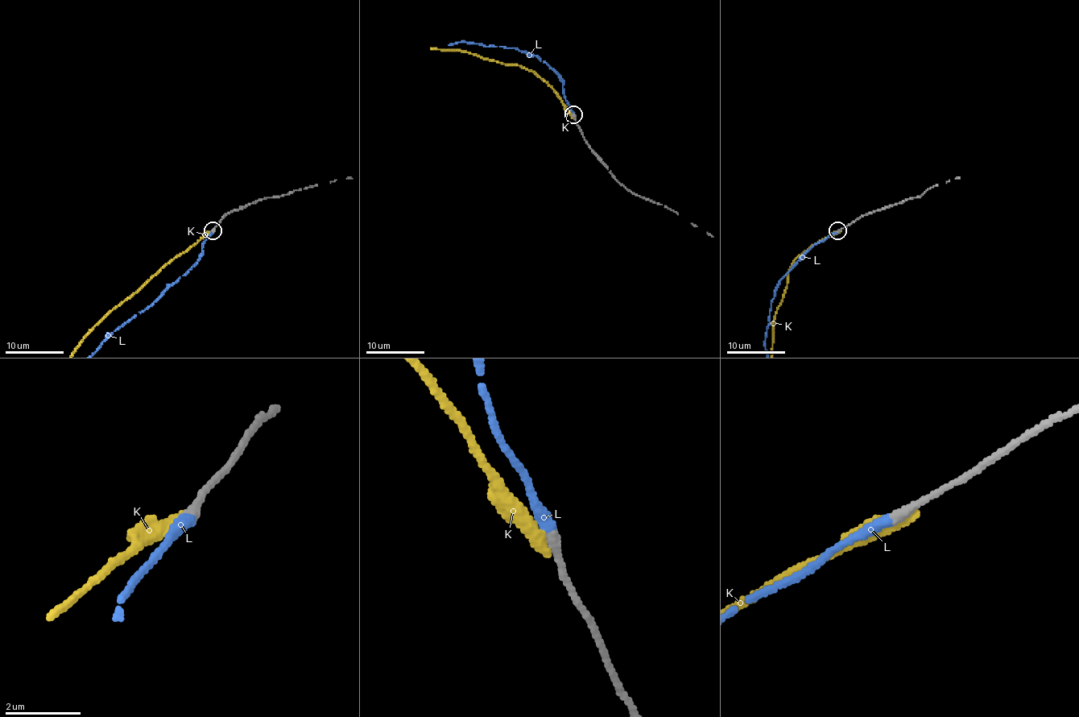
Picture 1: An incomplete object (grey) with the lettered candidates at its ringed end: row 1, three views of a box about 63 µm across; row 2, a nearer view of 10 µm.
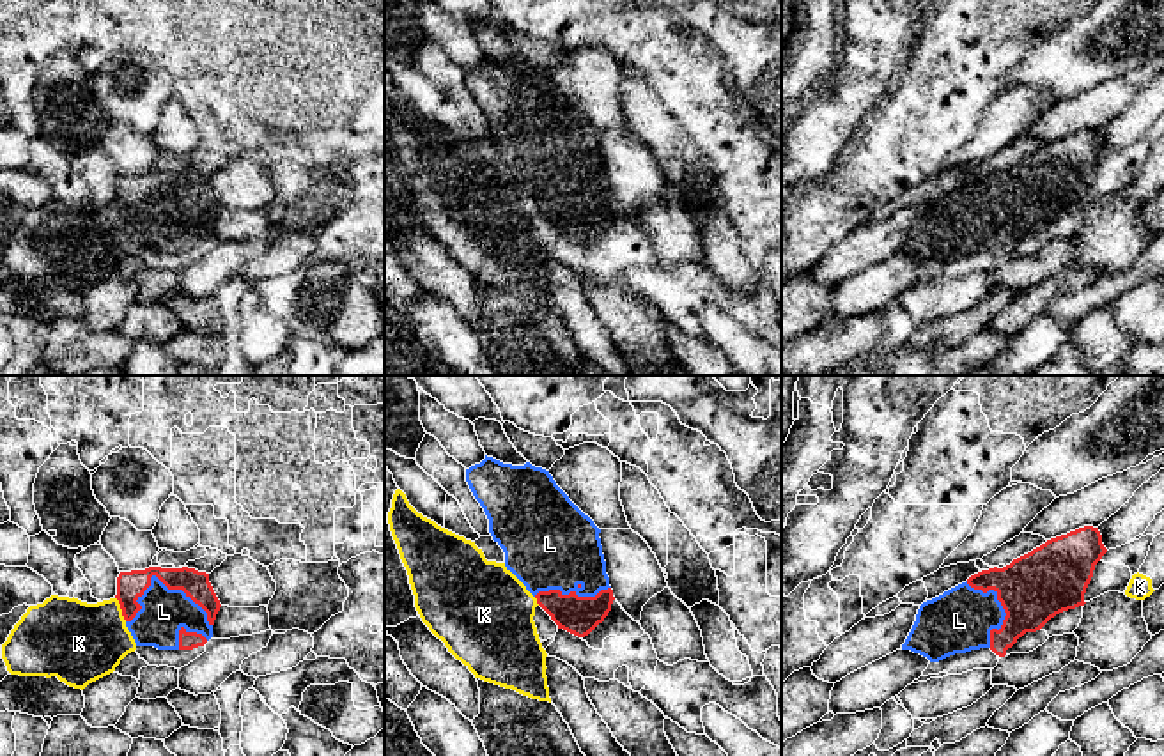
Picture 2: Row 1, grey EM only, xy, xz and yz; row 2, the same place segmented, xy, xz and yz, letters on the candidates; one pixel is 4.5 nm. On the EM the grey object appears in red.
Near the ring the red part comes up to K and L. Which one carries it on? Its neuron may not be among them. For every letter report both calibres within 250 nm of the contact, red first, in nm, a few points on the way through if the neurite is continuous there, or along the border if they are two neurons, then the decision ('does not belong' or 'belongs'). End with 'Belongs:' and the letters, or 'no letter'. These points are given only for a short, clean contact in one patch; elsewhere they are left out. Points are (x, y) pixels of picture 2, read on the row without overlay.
K: 130/360 nm | along xy (116, 200), (126, 223) | does not belong
L: 130/220 nm | belongs
Belongs: L

